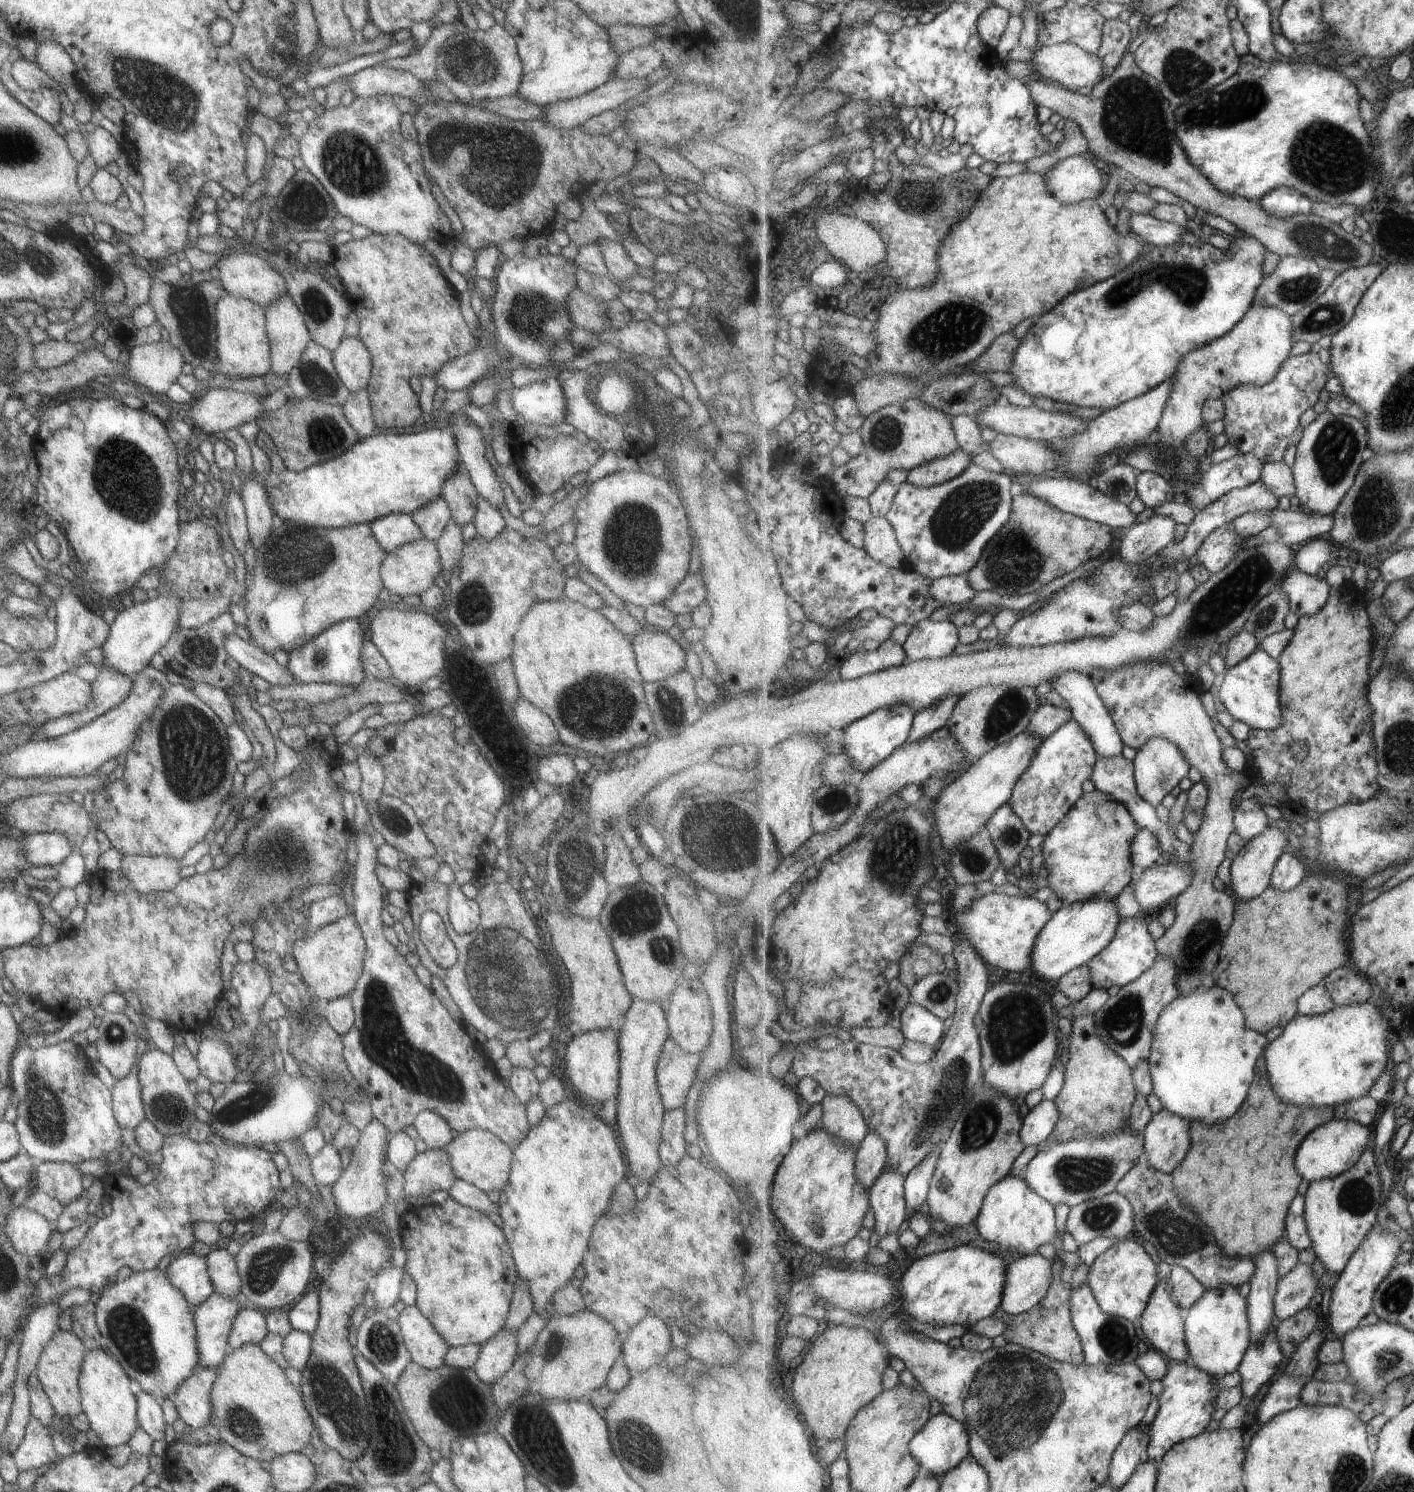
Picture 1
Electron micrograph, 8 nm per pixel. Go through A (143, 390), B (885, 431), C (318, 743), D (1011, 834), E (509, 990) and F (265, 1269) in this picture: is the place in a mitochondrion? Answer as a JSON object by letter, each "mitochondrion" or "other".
{"A":"other","B":"mitochondrion","C":"other","D":"mitochondrion","E":"mitochondrion","F":"mitochondrion"}

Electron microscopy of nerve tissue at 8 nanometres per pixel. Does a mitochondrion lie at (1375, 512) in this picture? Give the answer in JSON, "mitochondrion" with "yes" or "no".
{"mitochondrion":"yes"}

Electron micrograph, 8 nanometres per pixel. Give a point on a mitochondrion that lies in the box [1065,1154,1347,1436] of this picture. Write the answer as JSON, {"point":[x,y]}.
{"point":[1177,1234]}

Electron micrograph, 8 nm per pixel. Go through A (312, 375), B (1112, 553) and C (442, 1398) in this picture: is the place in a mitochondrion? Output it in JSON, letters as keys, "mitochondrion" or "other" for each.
{"A":"mitochondrion","B":"other","C":"mitochondrion"}

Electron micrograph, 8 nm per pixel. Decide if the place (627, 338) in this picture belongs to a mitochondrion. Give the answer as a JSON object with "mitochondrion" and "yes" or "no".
{"mitochondrion":"no"}

